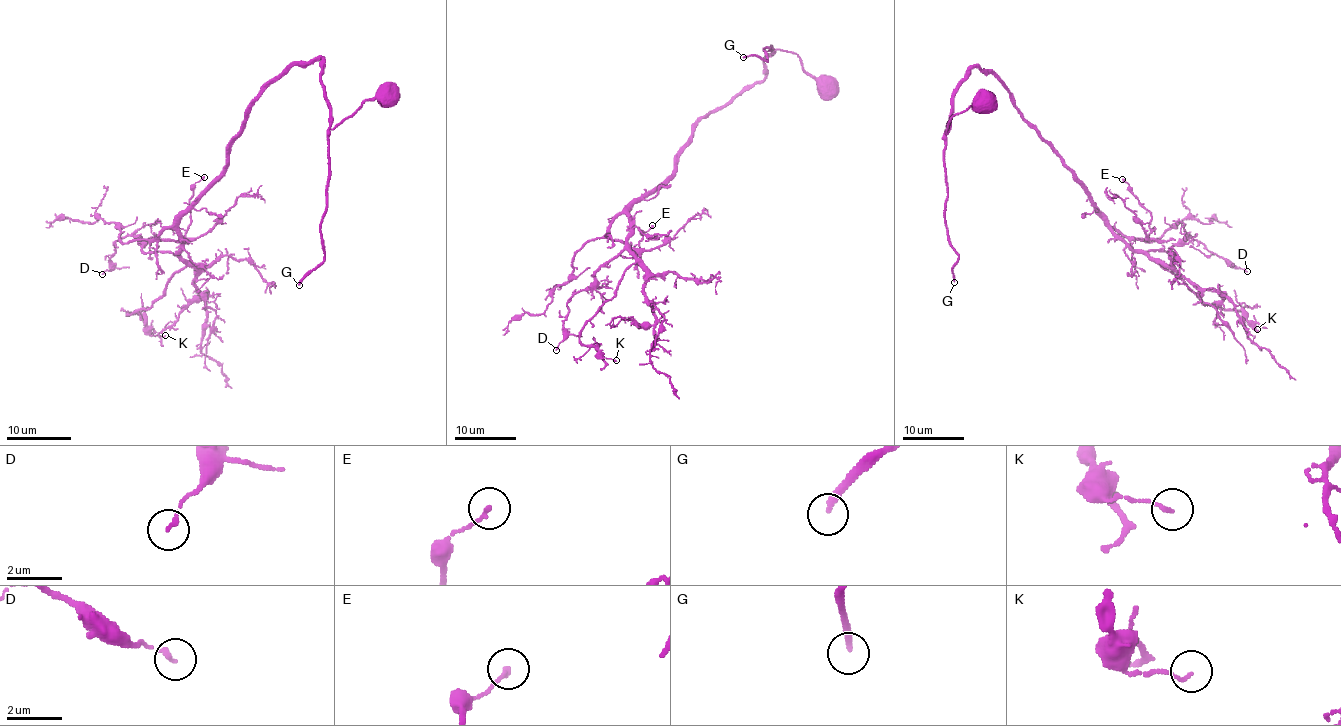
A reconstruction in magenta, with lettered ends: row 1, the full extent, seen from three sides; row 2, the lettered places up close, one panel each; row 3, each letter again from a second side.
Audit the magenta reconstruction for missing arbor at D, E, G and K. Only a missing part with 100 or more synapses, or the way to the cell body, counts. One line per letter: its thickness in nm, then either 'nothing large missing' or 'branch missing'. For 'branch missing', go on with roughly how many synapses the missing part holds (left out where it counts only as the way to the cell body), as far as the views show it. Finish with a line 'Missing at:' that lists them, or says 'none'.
D: 160 nm | nothing large missing
E: 140 nm | nothing large missing
G: 240 nm | branch missing | 250 syn
K: 100 nm | nothing large missing
Missing at: G

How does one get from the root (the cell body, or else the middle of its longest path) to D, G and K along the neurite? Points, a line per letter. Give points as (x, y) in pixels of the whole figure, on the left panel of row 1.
D: (391, 96), (333, 128), (321, 59), (294, 62), (181, 217), (179, 248), (145, 253), (123, 236), (102, 274)
G: (391, 96), (389, 99), (367, 99), (329, 132), (326, 209), (320, 228), (325, 256), (299, 285)
K: (391, 96), (333, 128), (321, 59), (262, 93), (179, 220), (186, 265), (126, 314), (165, 335)

